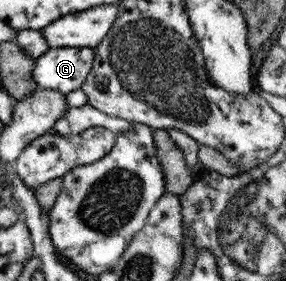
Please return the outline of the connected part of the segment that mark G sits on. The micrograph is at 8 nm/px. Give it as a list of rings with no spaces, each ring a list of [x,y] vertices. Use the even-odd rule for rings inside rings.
[[[90,47],[49,48],[36,60],[34,78],[38,88],[68,94],[81,89],[92,70],[96,52]]]

